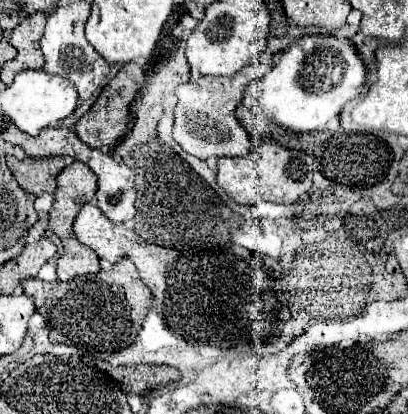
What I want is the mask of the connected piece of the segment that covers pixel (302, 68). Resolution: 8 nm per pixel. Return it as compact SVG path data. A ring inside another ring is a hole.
M303 36L297 42L293 42L285 52L281 52L277 64L271 68L271 72L267 72L263 78L259 78L257 82L253 82L247 88L247 94L251 94L263 108L265 116L283 126L289 128L293 132L313 132L313 130L323 130L325 124L331 118L337 118L337 106L341 110L343 104L347 104L349 100L357 98L363 90L365 84L365 64L357 52L357 48L351 42L343 42L335 36Z

